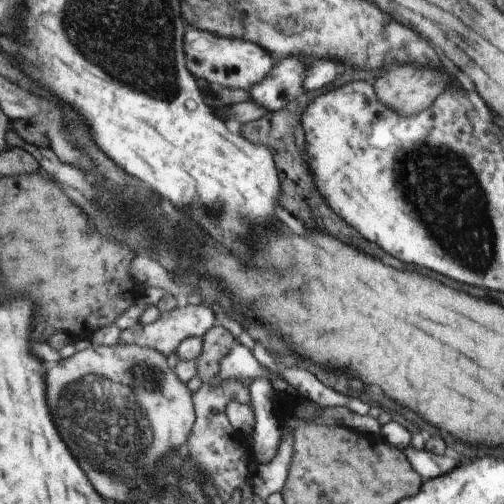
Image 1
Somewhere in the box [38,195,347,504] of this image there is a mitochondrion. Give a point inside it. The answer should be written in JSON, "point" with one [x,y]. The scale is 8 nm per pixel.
{"point":[110,420]}

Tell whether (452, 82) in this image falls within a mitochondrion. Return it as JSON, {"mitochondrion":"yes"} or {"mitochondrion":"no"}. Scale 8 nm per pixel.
{"mitochondrion":"no"}

